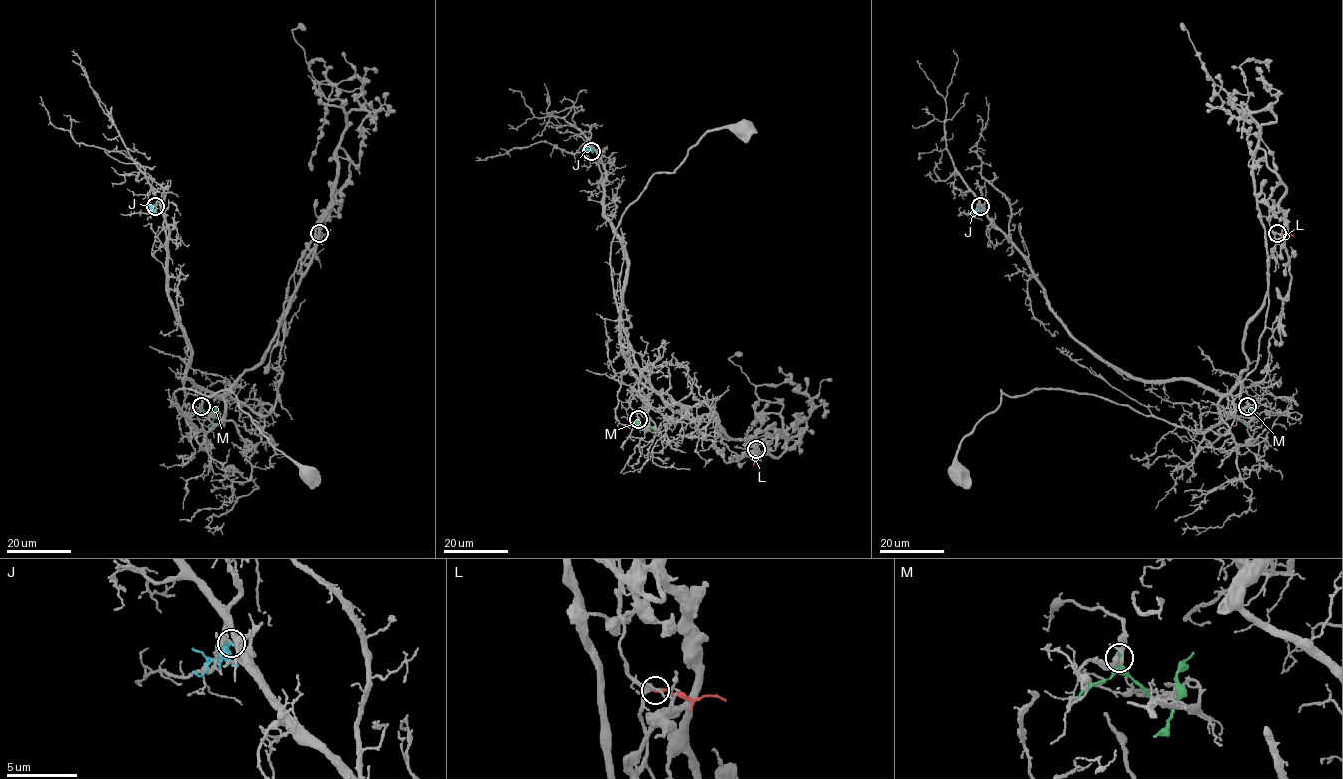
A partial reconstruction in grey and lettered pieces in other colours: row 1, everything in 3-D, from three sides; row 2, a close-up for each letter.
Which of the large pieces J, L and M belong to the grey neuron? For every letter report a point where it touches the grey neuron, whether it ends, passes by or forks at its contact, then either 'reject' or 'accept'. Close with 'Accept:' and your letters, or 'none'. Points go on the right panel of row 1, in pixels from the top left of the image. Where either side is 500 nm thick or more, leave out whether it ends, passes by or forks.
J: meets grey at (980, 206); it ends there; reject
L: meets grey at (1277, 233); it ends there; accept
M: meets grey at (1247, 406); it ends there; reject
Accept: L

